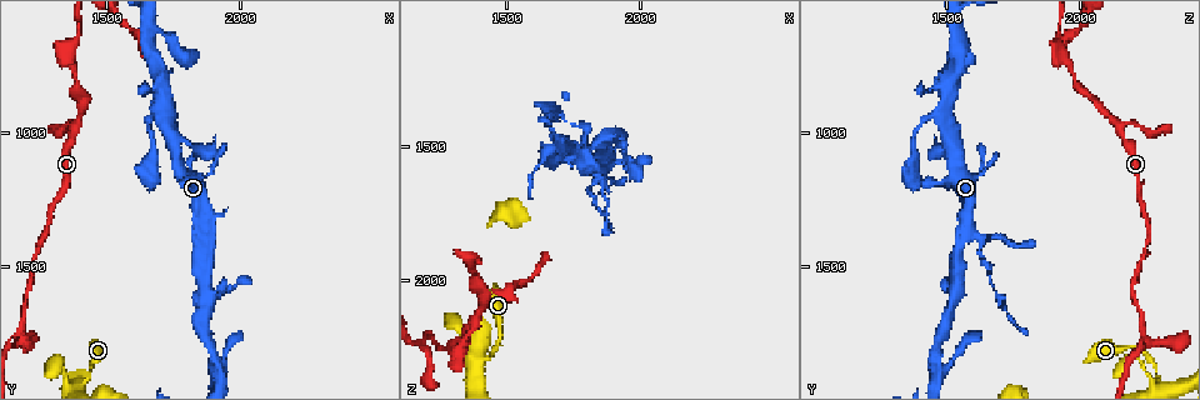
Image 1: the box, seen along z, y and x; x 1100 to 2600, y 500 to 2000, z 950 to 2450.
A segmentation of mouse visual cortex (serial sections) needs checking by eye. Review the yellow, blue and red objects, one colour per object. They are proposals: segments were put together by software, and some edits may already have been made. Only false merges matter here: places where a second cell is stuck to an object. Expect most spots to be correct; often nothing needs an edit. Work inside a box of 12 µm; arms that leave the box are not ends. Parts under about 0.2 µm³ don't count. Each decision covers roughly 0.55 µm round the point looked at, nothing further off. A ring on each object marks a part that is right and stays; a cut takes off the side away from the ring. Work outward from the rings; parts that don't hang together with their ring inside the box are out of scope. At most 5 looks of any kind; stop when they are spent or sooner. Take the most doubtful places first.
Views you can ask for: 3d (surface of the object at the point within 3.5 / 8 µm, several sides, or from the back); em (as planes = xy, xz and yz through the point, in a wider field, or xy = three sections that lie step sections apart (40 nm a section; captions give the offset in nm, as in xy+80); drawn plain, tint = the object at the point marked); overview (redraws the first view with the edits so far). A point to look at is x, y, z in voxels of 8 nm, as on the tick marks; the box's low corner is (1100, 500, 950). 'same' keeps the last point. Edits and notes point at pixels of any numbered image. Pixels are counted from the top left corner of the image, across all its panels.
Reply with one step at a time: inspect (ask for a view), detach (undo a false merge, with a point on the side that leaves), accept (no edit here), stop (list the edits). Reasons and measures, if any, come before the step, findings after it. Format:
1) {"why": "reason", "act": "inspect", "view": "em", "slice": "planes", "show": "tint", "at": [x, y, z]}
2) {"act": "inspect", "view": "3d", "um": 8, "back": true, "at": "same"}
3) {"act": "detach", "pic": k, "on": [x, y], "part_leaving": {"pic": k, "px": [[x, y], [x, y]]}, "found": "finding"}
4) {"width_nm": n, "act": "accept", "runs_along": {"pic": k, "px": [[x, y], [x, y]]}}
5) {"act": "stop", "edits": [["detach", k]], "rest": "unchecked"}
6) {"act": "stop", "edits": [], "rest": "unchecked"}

{"why": "thick turns thin", "act": "inspect", "view": "3d", "um": 3.5, "back": true, "at": [1380, 640, 1920]}

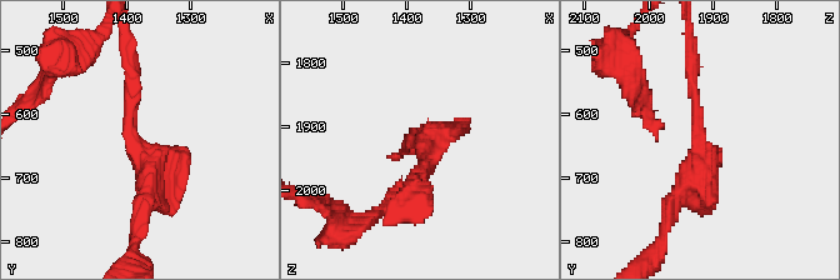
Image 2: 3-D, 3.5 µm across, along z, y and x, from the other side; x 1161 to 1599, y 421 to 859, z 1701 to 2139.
{"act": "inspect", "view": "em", "slice": "xy", "step": 2, "show": "tint", "at": [1390, 640, 1920]}

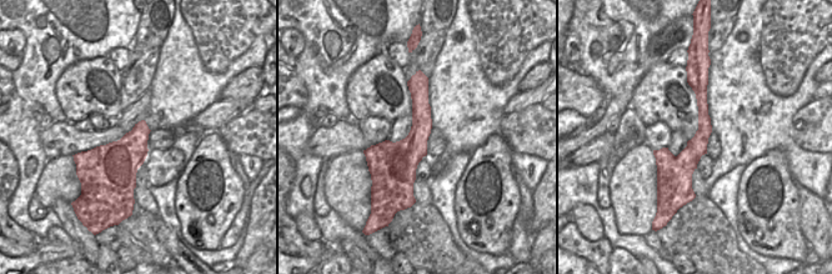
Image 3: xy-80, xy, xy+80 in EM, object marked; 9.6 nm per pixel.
{"act": "inspect", "view": "em", "slice": "planes", "show": "tint", "at": "same"}

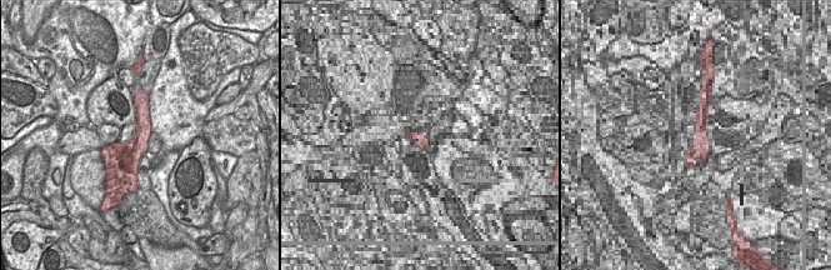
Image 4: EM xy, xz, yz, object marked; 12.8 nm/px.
{"act": "accept", "runs_along": {"pic": 2, "px": [[669, 205], [701, 168], [689, 51]]}, "found": "continuous, no second cell"}

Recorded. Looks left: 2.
{"why": "sharp bend", "act": "inspect", "view": "3d", "um": 8, "back": true, "at": [1430, 1920, 2290]}

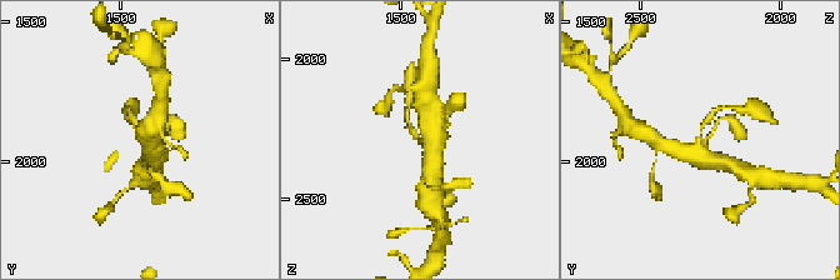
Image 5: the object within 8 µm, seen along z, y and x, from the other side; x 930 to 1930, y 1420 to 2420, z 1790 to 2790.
{"why": "now the EM", "act": "inspect", "view": "em", "slice": "xy", "step": 2, "show": "tint", "at": [1430, 1910, 2290]}

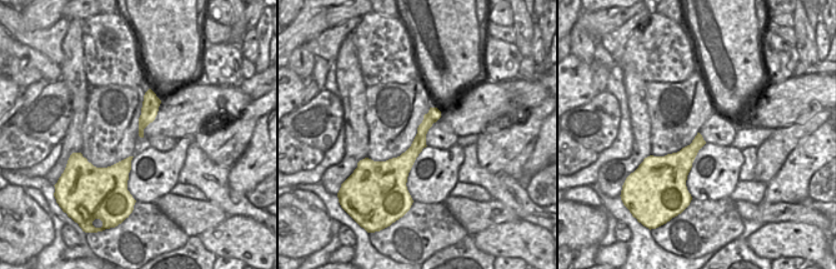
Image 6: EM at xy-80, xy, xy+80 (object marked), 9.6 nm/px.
{"act": "accept", "runs_along": {"pic": 6, "px": [[434, 110], [398, 169], [398, 188]]}, "found": "all the same cell"}

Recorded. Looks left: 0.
{"act": "stop", "edits": [], "rest": "unchecked"}

